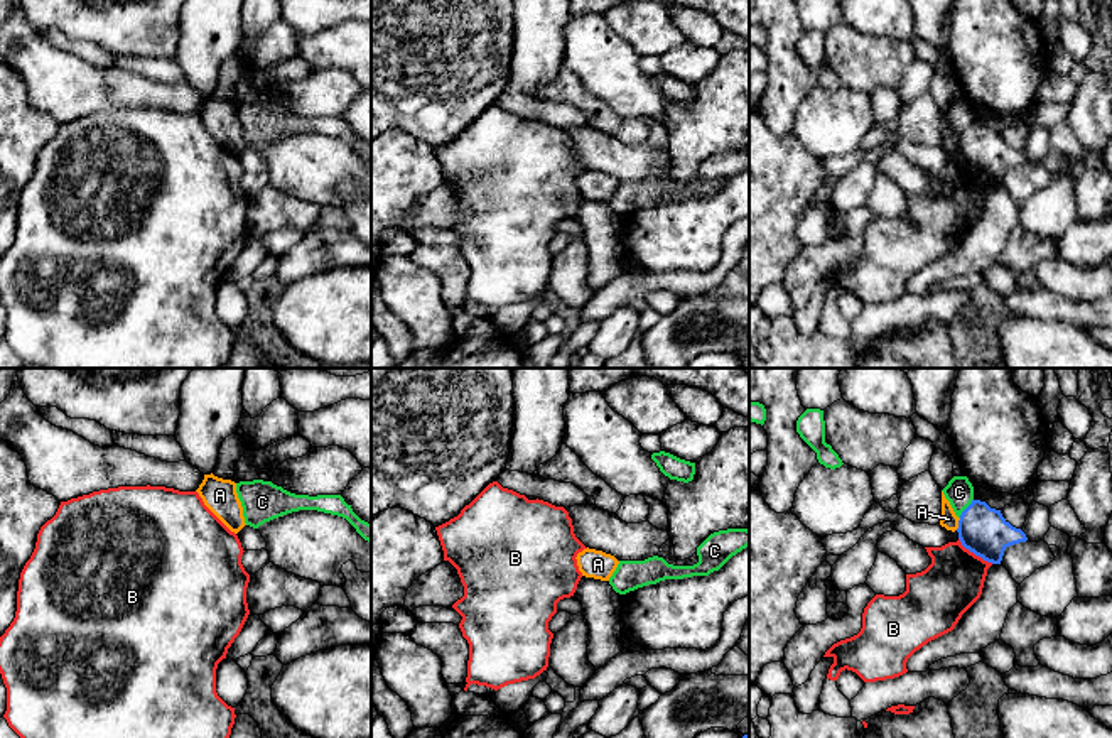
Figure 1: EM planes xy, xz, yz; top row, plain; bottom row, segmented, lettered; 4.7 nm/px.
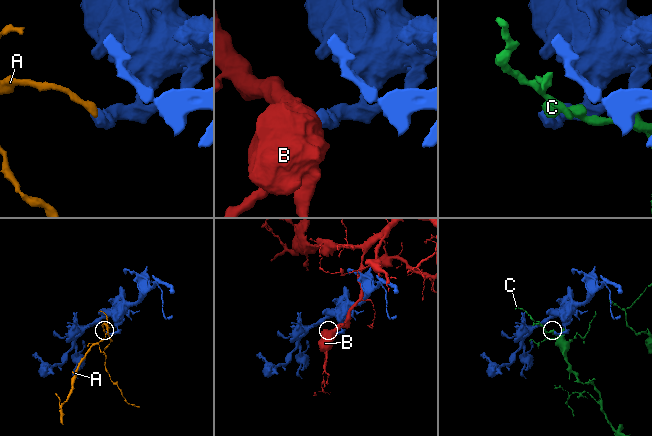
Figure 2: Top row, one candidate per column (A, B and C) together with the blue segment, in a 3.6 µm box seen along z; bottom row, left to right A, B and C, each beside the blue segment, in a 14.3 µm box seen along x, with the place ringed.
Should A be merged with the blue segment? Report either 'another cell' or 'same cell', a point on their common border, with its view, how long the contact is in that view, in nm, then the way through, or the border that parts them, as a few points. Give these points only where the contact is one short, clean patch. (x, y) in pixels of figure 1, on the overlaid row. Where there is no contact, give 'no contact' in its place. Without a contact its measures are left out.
another cell; meets blue in yz at (959, 524); contact 60 nm long; border along yz (960, 519), (955, 529)

